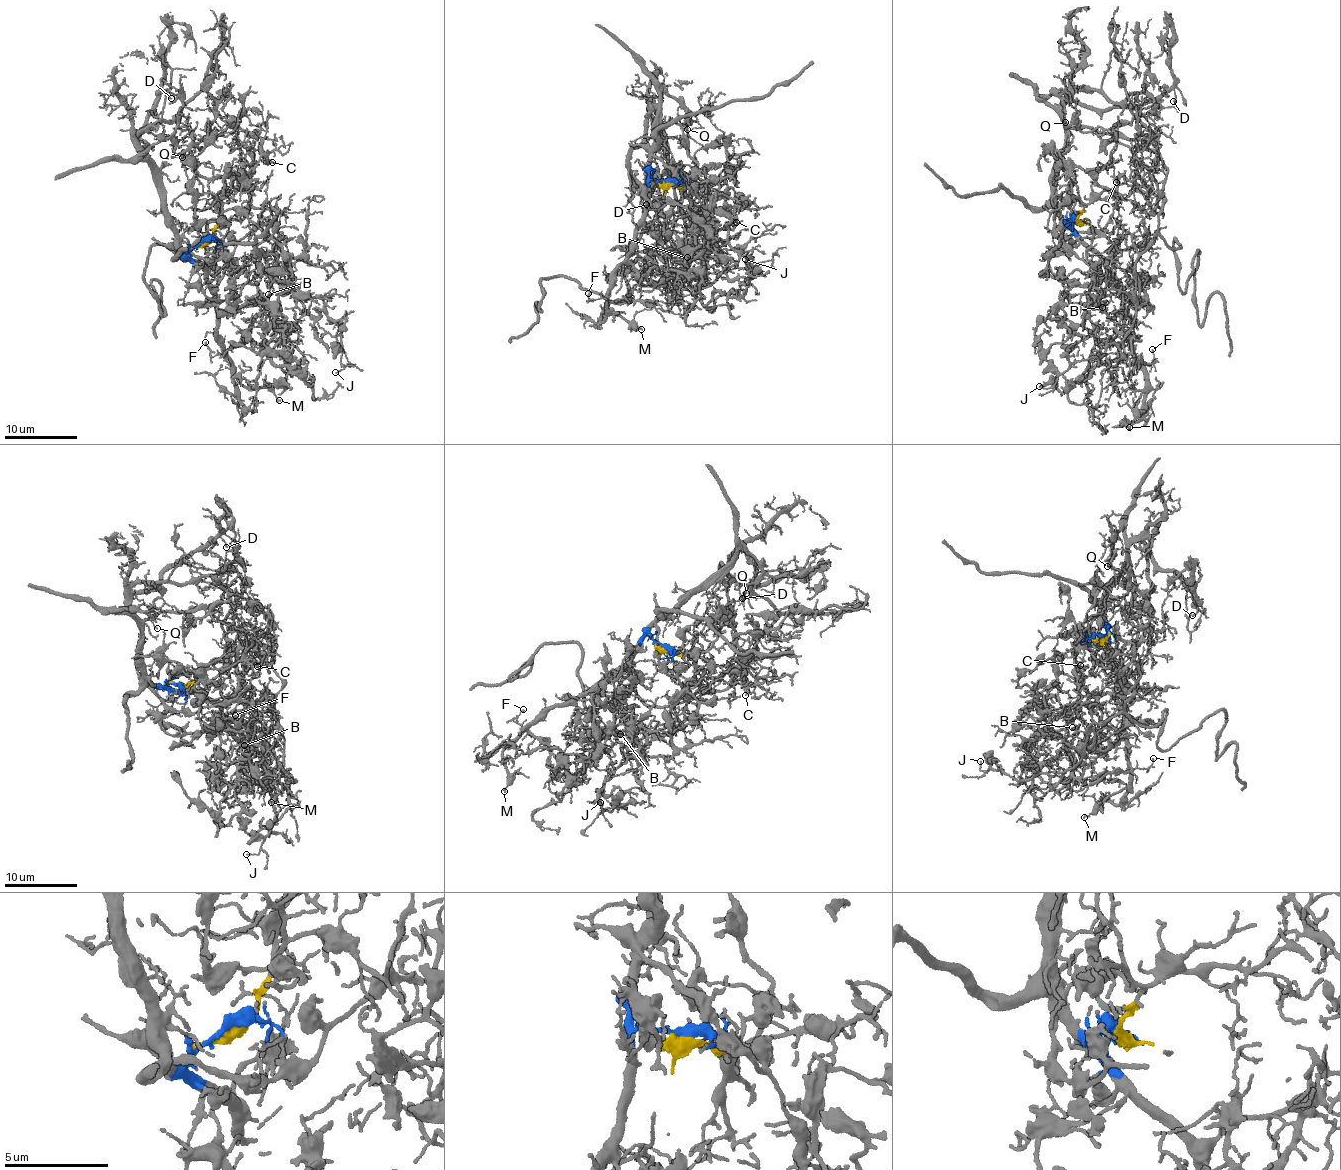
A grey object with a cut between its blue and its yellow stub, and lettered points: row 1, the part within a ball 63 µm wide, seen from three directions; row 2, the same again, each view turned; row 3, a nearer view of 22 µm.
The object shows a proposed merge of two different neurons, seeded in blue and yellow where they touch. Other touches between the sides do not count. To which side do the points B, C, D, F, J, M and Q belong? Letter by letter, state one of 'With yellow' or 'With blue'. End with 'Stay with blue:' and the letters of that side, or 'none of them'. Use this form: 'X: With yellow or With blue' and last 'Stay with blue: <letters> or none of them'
B: With yellow
C: With yellow
D: With blue
F: With blue
J: With yellow
M: With blue
Q: With blue
Stay with blue: D, F, M, Q

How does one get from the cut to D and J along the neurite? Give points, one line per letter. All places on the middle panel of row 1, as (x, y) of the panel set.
D: (661, 182), (649, 175), (662, 124), (662, 117), (653, 110), (643, 142), (630, 155), (634, 186), (647, 204)
J: (663, 182), (721, 179), (714, 243), (689, 266), (697, 298), (712, 308), (720, 296), (739, 297), (745, 259)

